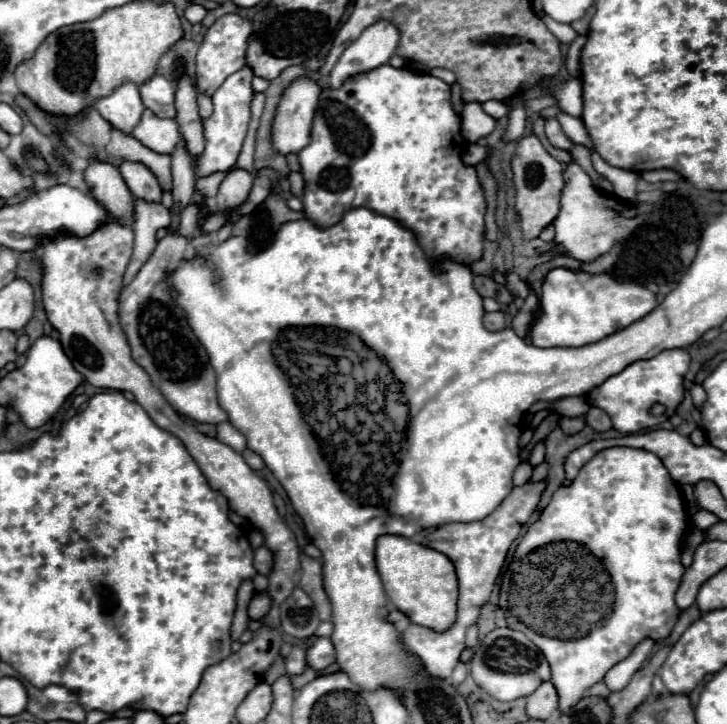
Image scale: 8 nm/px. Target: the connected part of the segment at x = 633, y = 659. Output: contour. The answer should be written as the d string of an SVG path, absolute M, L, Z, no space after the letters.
M647 637L647 639L643 639L623 661L619 661L617 665L613 665L613 667L605 673L605 677L603 677L607 689L609 689L611 693L621 691L621 689L631 681L633 673L635 673L635 671L643 665L643 661L651 655L653 647L655 647L655 641Z

